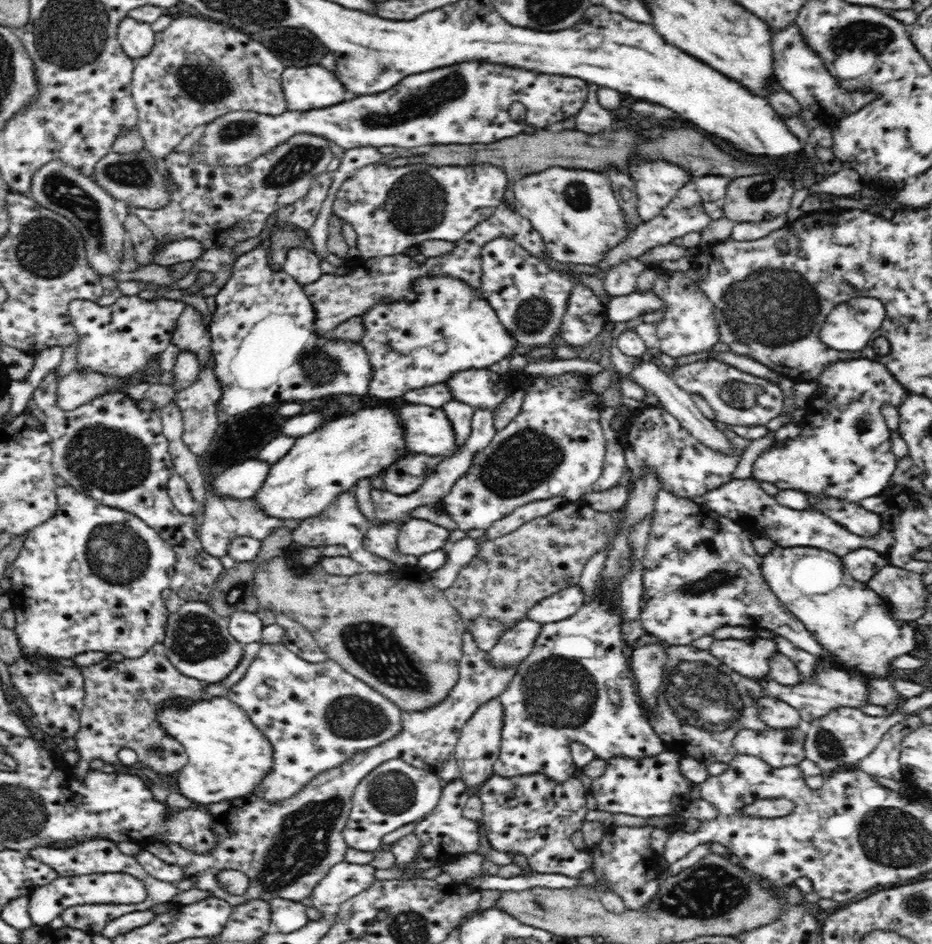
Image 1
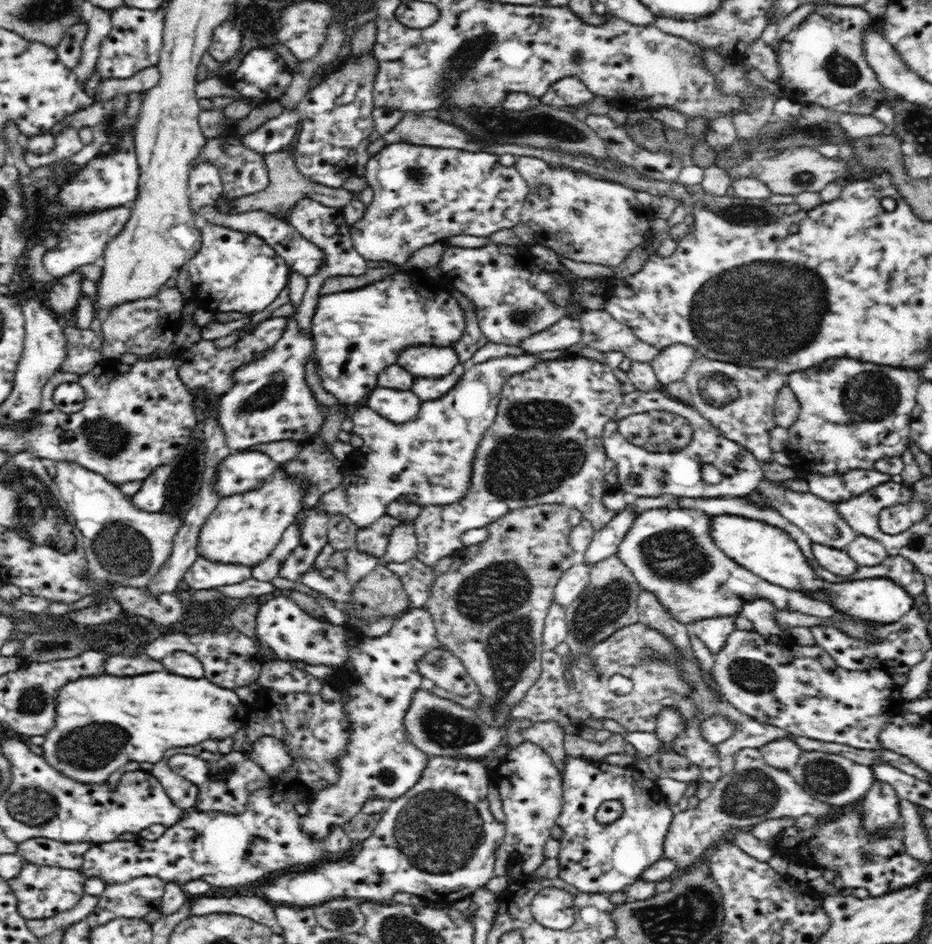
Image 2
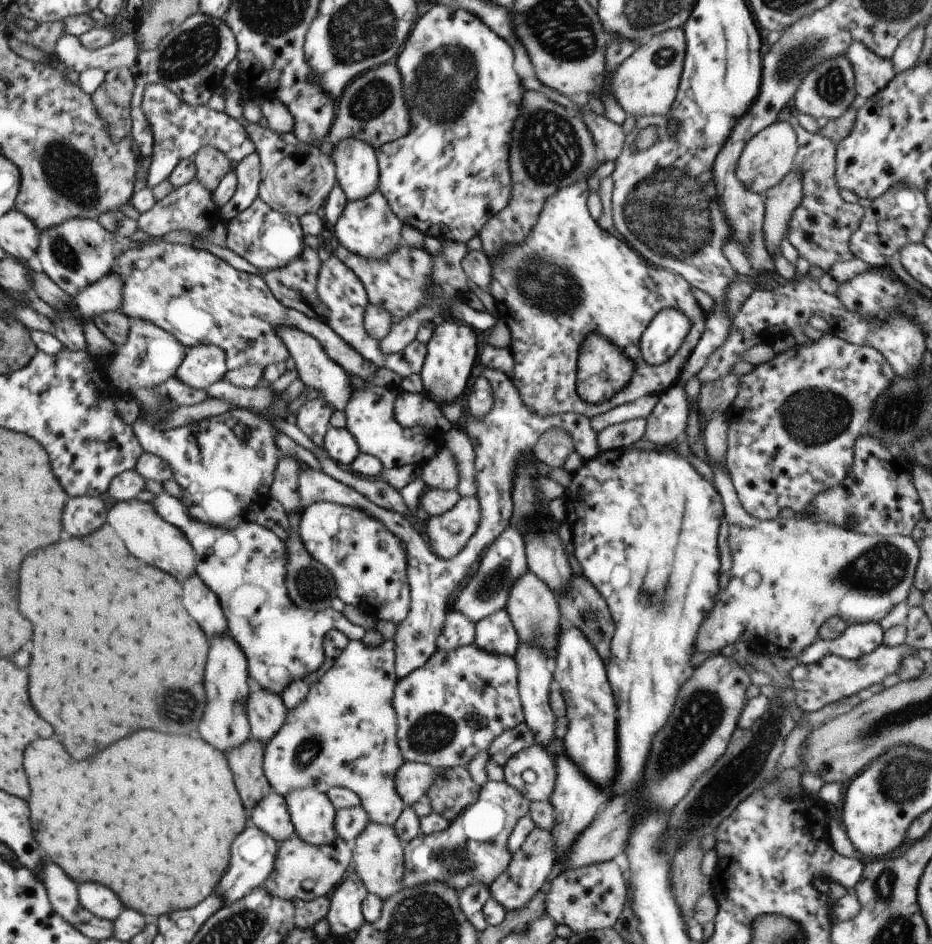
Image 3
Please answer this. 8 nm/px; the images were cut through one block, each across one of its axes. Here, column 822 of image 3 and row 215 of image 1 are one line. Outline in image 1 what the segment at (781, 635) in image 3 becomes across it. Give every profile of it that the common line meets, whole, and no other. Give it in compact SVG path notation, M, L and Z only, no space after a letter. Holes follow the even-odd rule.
M550 167L515 181L513 191L515 212L527 218L542 235L555 261L598 266L607 252L628 236L624 215L604 172Z

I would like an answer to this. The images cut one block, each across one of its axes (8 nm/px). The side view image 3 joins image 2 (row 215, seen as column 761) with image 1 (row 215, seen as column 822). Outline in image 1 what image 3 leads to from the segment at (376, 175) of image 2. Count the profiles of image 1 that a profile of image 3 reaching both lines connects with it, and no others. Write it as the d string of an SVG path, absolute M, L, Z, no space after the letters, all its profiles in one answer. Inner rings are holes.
M416 163L396 168L368 164L350 174L334 194L332 212L350 222L357 234L360 257L402 254L424 240L456 242L502 203L508 177L491 164L433 167Z

